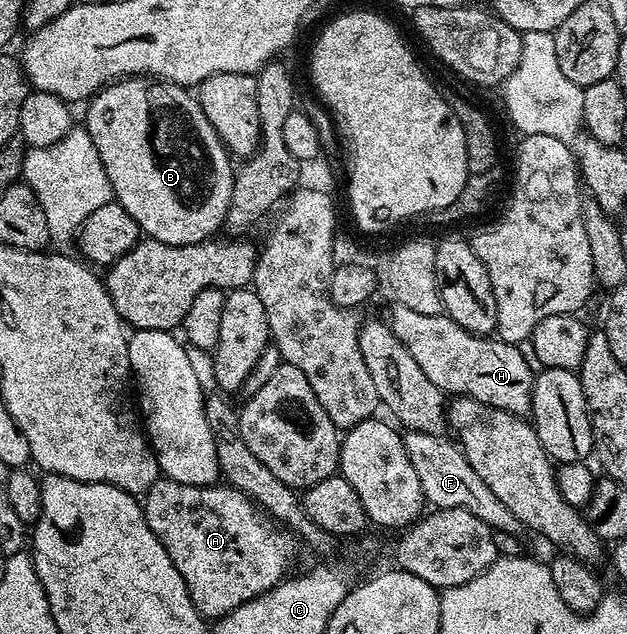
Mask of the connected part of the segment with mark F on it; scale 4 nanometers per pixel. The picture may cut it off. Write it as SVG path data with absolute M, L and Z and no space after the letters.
M407 432L404 440L408 459L412 459L412 467L416 467L416 476L420 479L420 487L424 491L427 502L434 509L463 509L472 511L476 519L484 519L488 527L498 533L521 534L524 526L518 522L516 515L492 495L488 483L472 471L468 459L463 455L461 448L453 440L445 441L447 438L433 433Z

